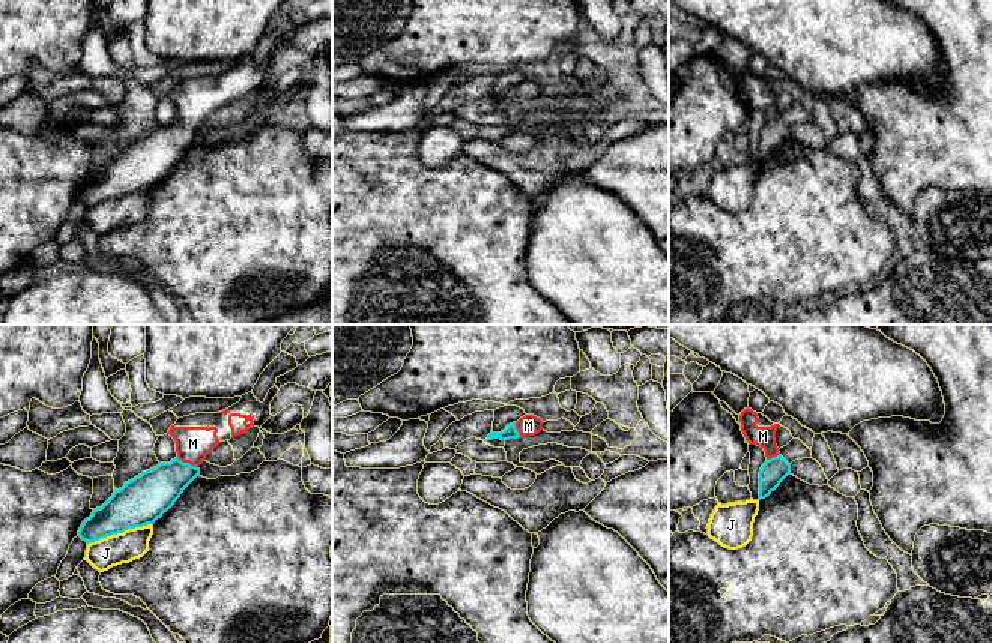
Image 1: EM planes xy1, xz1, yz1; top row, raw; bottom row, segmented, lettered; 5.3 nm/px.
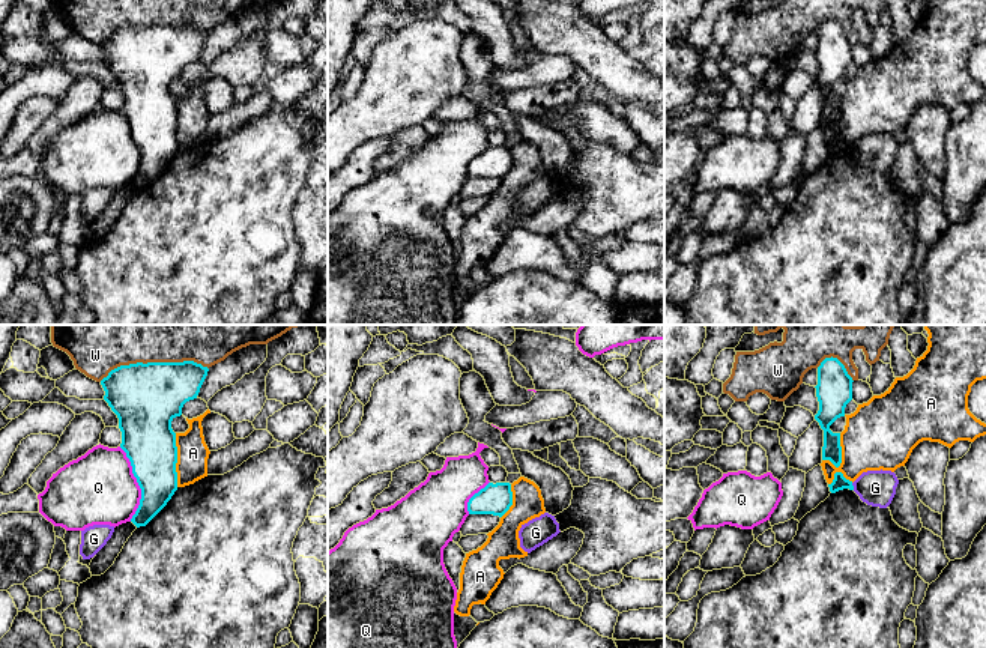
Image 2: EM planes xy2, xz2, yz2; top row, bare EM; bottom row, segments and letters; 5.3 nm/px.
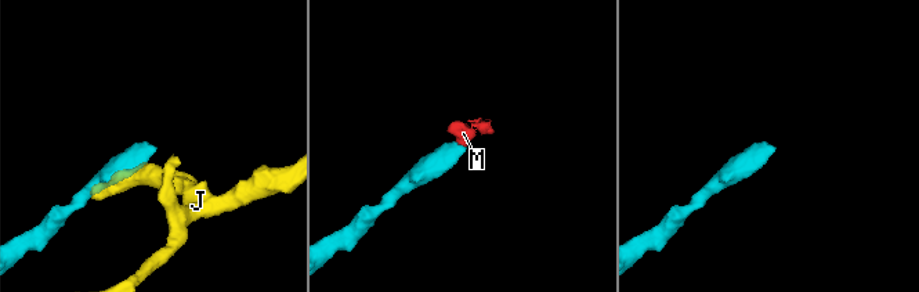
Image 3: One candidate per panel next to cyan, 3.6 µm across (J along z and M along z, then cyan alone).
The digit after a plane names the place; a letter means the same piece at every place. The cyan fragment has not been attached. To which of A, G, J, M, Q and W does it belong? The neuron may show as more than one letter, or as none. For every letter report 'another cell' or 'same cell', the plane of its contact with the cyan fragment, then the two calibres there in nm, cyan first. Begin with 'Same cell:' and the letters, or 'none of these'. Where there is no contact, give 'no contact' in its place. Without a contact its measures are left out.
Same cell: M
A: another cell; meets cyan in xy2; 280 nm thick on the cyan side, 170 nm on the other
G: another cell; meets cyan in yz2; 80 nm thick on the cyan side, 190 nm on the other
J: another cell; meets cyan in xy1; 260 nm thick on the cyan side, 160 nm on the other
M: same cell; meets cyan in xy1; 240 nm thick on the cyan side, 190 nm on the other
Q: another cell; meets cyan in xy2; 280 nm thick on the cyan side, 380 nm on the other
W: another cell; meets cyan in xy2; 360 nm thick on the cyan side, 420 nm on the other

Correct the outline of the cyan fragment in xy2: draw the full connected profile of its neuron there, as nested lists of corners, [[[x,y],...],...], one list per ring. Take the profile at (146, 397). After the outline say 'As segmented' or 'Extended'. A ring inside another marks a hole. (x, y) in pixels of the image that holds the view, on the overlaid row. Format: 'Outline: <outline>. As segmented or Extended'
Outline: [[[194,361],[137,362],[120,365],[101,380],[104,400],[119,418],[120,448],[131,462],[132,474],[141,489],[140,505],[131,522],[146,526],[177,490],[177,447],[171,421],[182,415],[186,401],[197,398],[209,368]]]. As segmented

